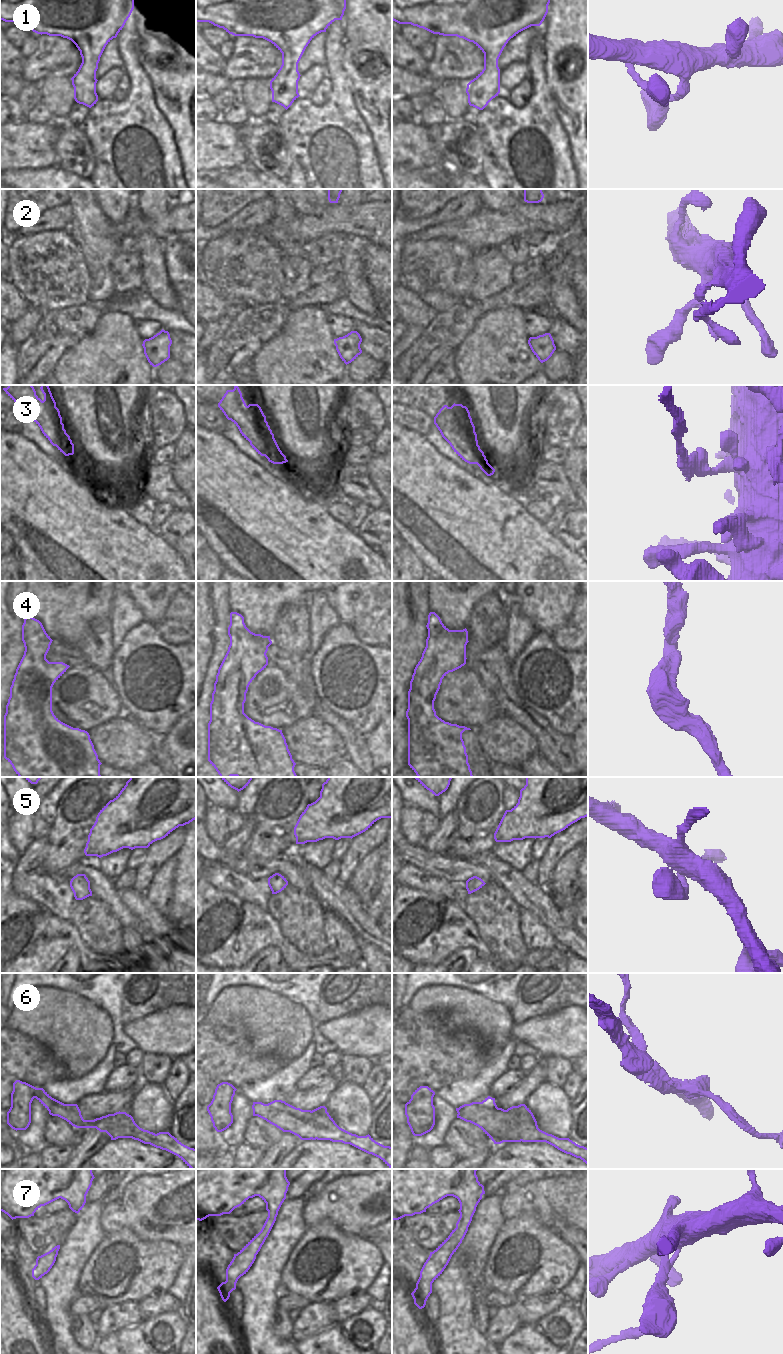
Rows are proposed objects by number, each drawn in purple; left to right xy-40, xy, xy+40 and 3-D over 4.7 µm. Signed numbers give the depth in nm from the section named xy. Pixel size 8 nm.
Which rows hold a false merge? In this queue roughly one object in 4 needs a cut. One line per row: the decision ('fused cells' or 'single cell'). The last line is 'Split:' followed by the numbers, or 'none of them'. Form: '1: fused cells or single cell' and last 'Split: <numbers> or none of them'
1: single cell
2: single cell
3: fused cells
4: single cell
5: single cell
6: fused cells
7: fused cells
Split: 3, 6, 7

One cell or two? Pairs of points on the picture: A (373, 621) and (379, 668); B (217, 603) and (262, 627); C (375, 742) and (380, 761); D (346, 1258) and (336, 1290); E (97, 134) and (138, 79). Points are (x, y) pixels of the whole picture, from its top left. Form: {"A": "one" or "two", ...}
{"A": "two", "B": "two", "C": "one", "D": "one", "E": "one"}

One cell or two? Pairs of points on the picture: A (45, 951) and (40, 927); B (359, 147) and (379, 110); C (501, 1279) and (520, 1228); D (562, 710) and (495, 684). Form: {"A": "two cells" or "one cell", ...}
{"A": "one cell", "B": "two cells", "C": "one cell", "D": "two cells"}

